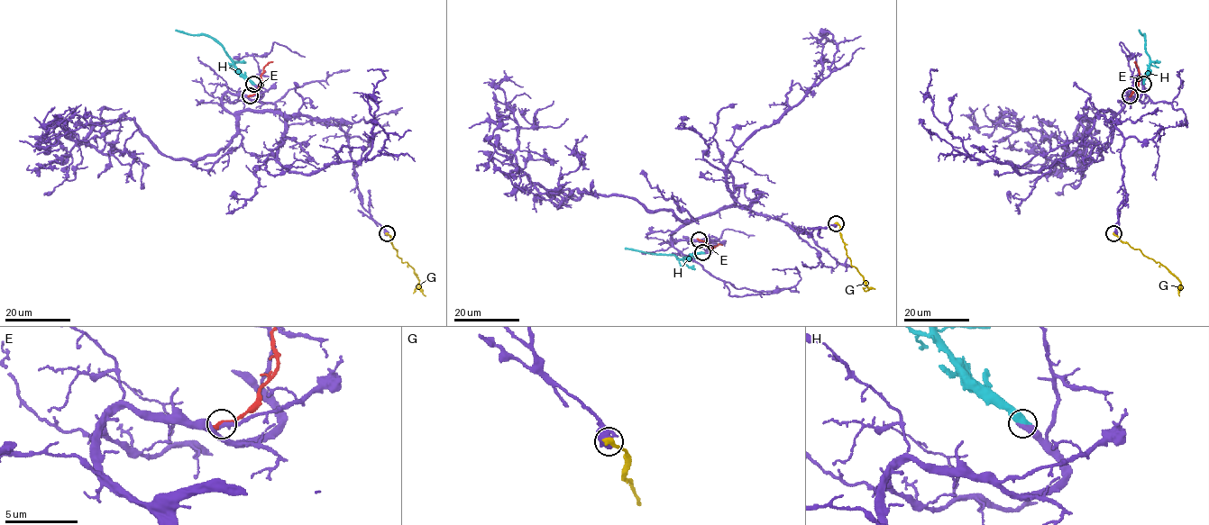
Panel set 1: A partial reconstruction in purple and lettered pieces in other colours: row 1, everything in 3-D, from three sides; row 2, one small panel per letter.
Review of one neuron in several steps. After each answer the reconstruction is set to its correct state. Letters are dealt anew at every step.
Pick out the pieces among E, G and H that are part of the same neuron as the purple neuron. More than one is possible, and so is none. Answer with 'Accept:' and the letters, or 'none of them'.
Accept: H

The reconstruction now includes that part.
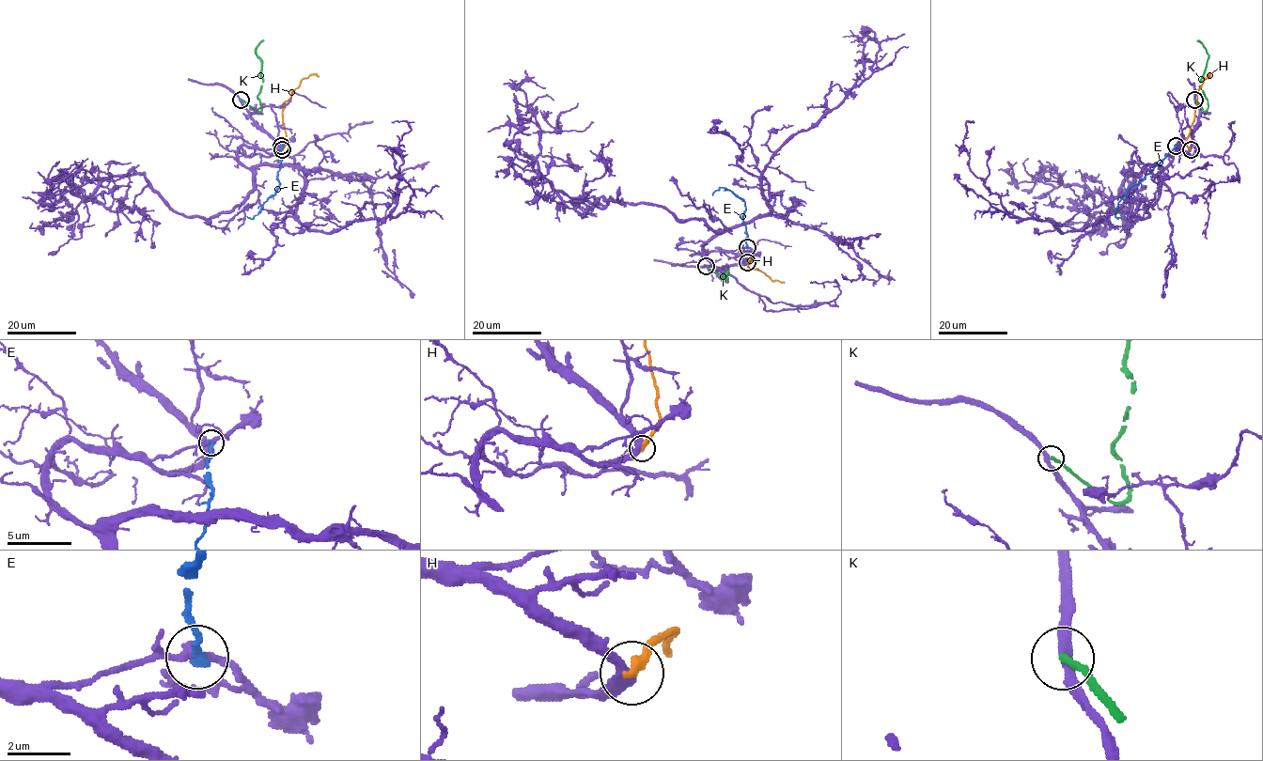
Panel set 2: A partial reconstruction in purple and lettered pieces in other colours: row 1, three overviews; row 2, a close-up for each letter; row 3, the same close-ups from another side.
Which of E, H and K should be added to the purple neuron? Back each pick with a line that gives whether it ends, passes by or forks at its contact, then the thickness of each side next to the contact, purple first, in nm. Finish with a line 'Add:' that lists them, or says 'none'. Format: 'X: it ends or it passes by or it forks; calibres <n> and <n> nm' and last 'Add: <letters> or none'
Add: none

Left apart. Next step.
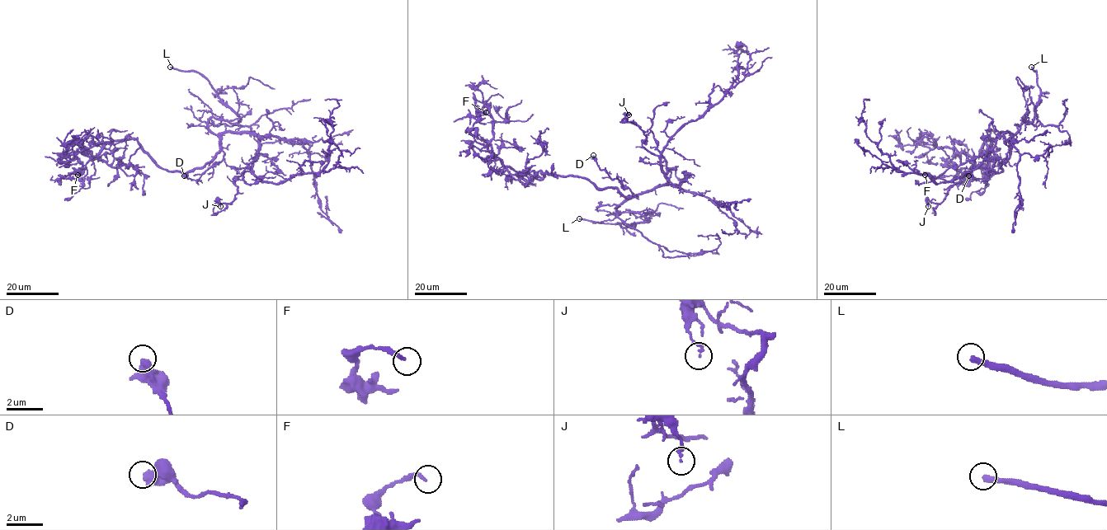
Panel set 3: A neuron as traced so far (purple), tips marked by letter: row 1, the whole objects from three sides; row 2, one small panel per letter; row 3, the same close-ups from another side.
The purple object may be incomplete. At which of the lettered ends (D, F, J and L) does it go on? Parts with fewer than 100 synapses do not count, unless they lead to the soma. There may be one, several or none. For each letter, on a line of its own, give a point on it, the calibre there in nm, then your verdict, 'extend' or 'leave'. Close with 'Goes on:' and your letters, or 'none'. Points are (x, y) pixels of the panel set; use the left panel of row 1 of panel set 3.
D: at (184, 175); 420 nm thick; leave
F: at (77, 175); 190 nm thick; leave
J: at (220, 206); 140 nm thick; leave
L: at (170, 67); 320 nm thick; extend
Goes on: L

